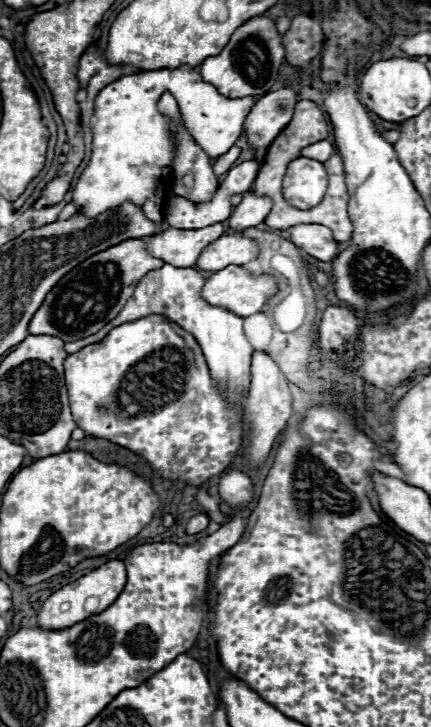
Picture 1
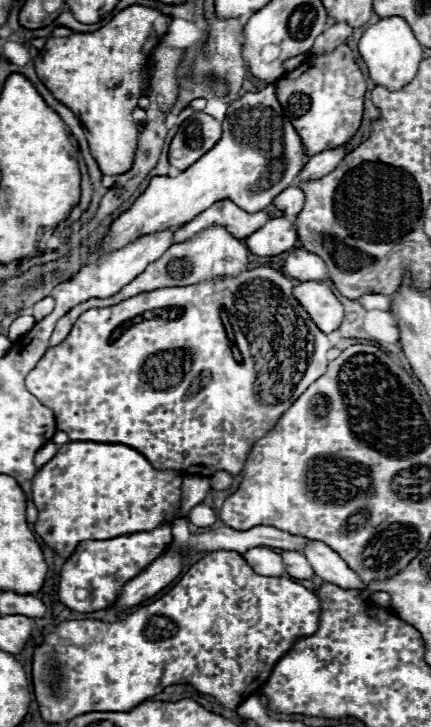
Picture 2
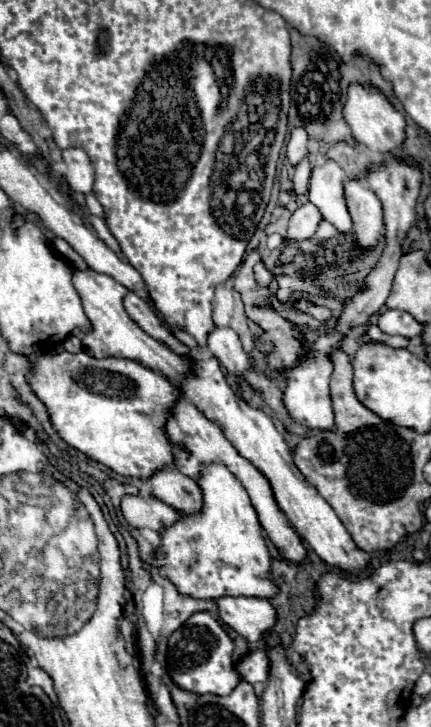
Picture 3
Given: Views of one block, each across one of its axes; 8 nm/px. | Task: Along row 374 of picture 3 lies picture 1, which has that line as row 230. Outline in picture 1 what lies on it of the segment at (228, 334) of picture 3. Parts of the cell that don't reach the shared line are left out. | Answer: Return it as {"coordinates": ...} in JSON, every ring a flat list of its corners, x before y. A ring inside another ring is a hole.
{"coordinates":[[252,192,242,196,242,202,234,208,232,216,228,218,232,232,242,232,244,228,252,228,264,222,264,216,272,210,270,196,256,196]]}

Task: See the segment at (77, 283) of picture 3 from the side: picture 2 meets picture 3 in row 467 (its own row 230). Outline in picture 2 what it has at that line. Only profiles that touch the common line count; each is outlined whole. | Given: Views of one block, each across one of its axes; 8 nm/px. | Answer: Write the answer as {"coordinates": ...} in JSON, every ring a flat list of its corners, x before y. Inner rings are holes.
{"coordinates":[[268,218,256,232,246,238,246,246,256,256,278,256,294,248,298,240,296,228,286,218]]}

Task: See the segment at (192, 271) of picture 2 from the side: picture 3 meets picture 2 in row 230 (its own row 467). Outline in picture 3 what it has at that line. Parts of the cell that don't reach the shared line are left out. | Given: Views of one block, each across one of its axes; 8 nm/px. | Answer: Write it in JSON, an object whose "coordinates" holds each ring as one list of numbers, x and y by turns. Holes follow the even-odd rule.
{"coordinates":[[208,464,200,468,196,484,202,490,202,508,194,514,180,512,180,518,160,532,156,552,162,552,164,558,152,560,152,566,164,570,164,576,176,590,192,598,274,596,278,588,268,576,270,552,264,544,260,522,244,484,226,464]]}

